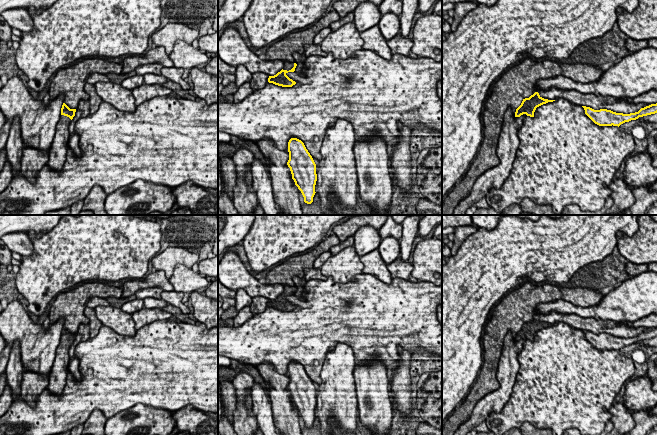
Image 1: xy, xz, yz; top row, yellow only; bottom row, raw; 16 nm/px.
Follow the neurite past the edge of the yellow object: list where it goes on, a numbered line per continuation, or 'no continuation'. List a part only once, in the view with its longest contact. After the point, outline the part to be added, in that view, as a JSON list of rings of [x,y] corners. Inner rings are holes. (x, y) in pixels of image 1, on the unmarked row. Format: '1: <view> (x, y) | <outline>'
1: xz (288, 289) | [[[283,284],[283,288],[284,288],[283,294],[289,295],[294,291],[294,287],[291,287],[287,284]]]

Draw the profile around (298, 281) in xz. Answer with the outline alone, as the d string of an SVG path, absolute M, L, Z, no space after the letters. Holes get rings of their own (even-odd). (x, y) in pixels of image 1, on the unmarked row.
M294 276L293 282L295 284L295 287L297 288L294 296L298 297L301 300L305 300L305 298L303 297L303 287L307 281L305 280L305 278Z

